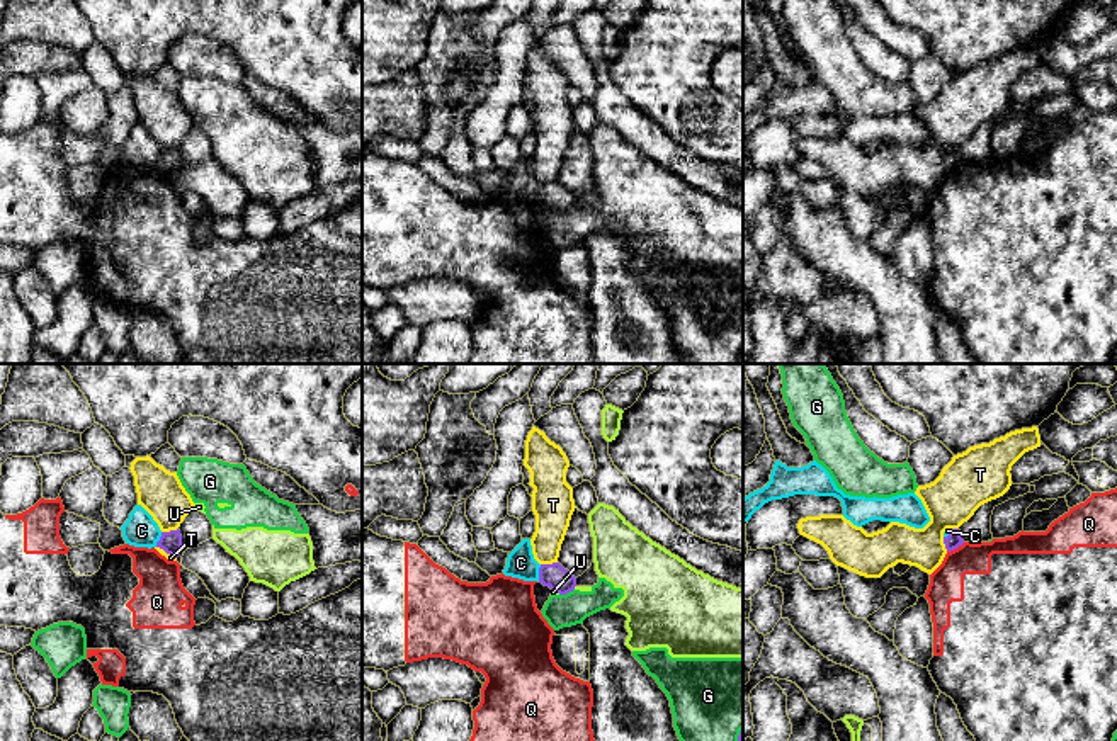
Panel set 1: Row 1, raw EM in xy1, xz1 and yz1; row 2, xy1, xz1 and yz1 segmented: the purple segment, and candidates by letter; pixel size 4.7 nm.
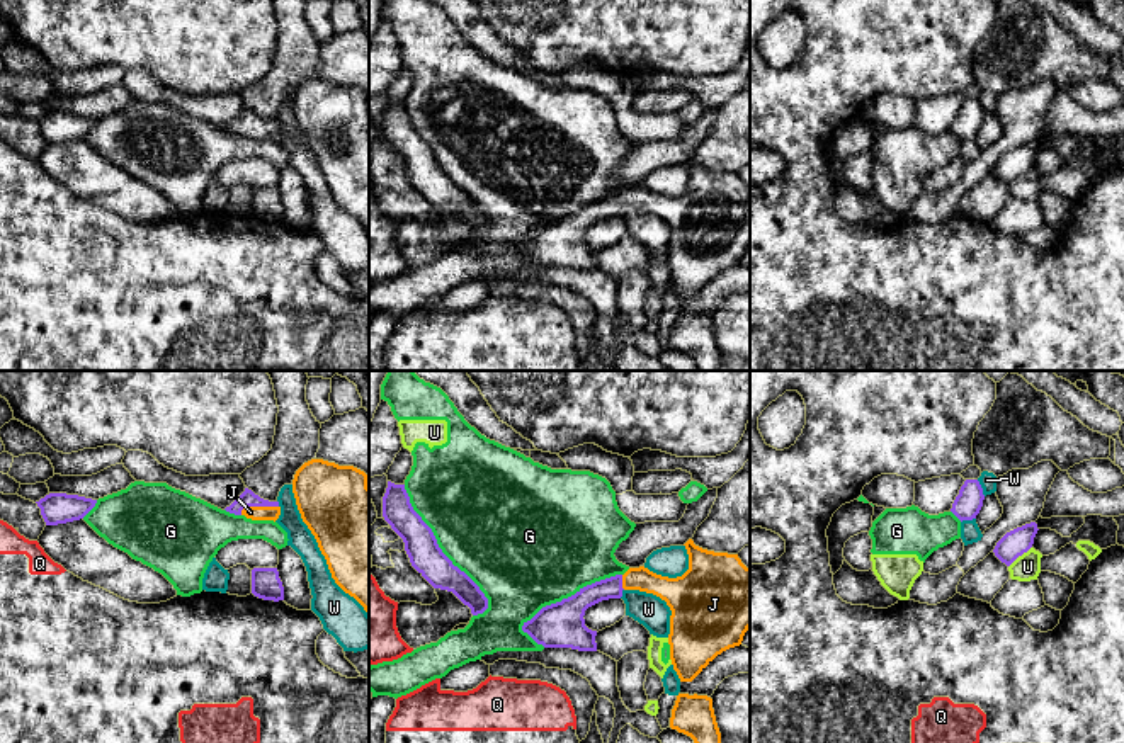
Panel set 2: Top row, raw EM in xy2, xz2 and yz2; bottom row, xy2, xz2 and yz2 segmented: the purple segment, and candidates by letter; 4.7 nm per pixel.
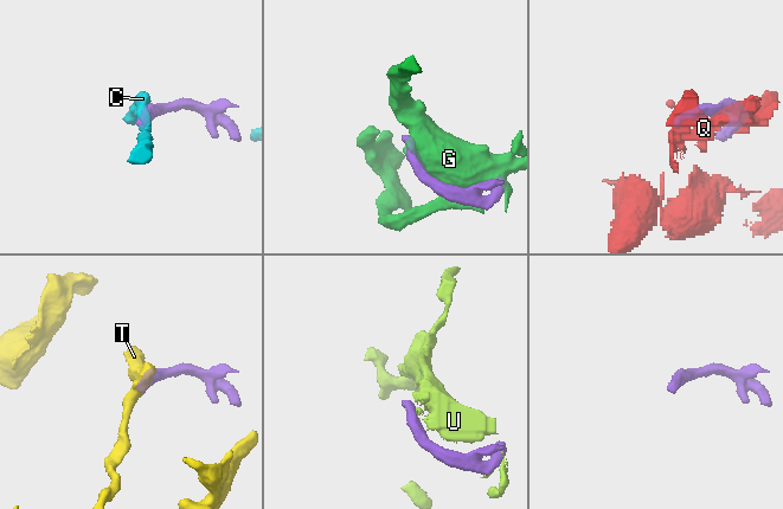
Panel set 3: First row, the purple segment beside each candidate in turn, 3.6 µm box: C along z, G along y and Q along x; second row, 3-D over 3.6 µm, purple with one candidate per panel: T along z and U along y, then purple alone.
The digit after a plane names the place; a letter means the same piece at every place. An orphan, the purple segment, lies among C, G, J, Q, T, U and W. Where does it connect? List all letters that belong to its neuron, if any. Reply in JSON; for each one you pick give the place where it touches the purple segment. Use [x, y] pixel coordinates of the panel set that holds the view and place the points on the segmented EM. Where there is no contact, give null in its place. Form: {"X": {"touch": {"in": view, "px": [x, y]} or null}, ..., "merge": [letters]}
{"J": {"touch": {"in": "xy2", "px": [257, 505]}}, "merge": ["J"]}

